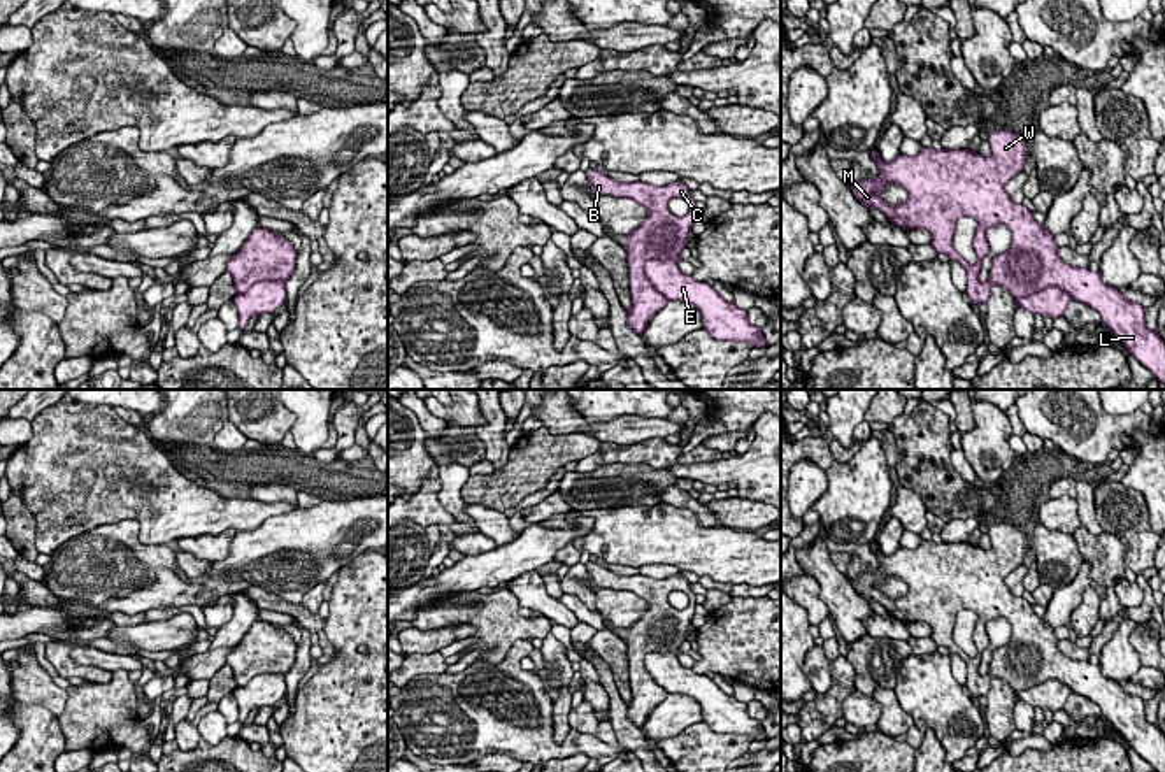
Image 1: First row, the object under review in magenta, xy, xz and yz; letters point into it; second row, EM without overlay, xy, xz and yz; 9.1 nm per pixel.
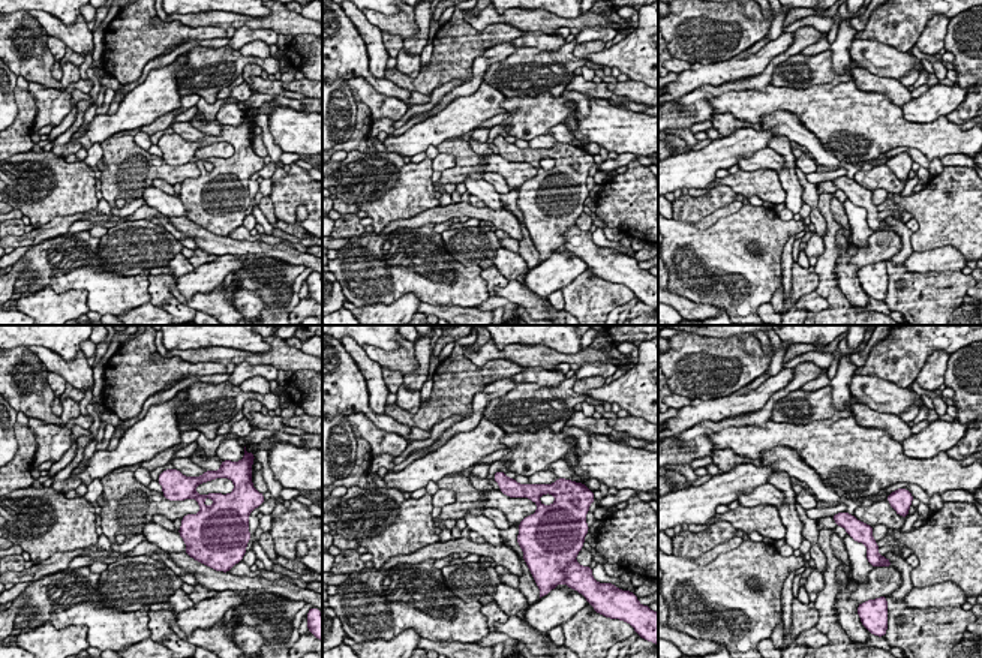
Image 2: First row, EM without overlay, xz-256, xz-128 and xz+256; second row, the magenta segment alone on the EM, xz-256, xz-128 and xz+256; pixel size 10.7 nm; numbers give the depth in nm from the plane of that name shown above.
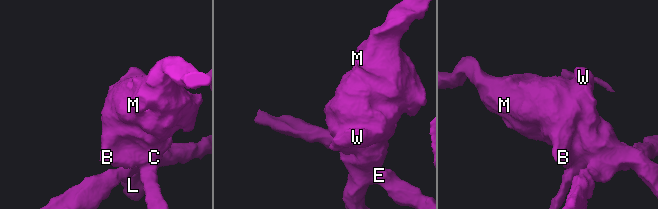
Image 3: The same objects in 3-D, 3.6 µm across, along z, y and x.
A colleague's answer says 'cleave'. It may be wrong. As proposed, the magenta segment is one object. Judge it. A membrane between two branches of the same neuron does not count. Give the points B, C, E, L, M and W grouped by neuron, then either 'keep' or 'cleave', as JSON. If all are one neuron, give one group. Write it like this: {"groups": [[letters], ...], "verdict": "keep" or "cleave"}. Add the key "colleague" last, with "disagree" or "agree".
{"groups": [["B", "C", "L", "M", "W"], ["E"]], "verdict": "cleave", "colleague": "agree"}

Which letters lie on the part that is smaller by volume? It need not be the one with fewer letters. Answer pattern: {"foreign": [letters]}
{"foreign": ["E"]}

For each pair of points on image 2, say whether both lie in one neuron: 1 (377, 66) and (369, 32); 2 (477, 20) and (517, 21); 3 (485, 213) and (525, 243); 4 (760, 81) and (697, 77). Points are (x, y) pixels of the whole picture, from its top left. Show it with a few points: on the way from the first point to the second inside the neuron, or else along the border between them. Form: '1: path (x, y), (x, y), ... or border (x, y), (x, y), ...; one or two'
1: path (377, 57), (374, 41); one
2: path (488, 17), (507, 17); one
3: border (505, 210), (520, 224), (520, 240); two
4: border (769, 63), (754, 75), (703, 87); two

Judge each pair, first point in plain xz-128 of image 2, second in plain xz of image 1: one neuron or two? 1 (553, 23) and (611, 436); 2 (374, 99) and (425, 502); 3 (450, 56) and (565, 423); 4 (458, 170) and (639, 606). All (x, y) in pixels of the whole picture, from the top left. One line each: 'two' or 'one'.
1: one
2: one
3: two
4: one

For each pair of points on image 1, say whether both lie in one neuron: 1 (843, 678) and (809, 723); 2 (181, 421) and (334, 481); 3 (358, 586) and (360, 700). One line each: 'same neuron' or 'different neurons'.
1: same neuron
2: different neurons
3: same neuron

